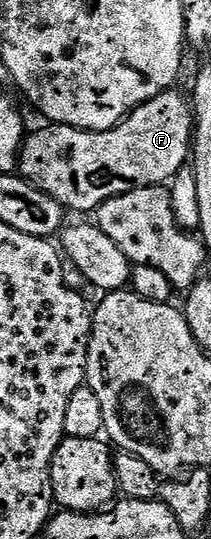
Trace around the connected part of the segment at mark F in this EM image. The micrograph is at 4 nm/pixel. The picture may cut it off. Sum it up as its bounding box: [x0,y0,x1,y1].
[17,87,195,213]

